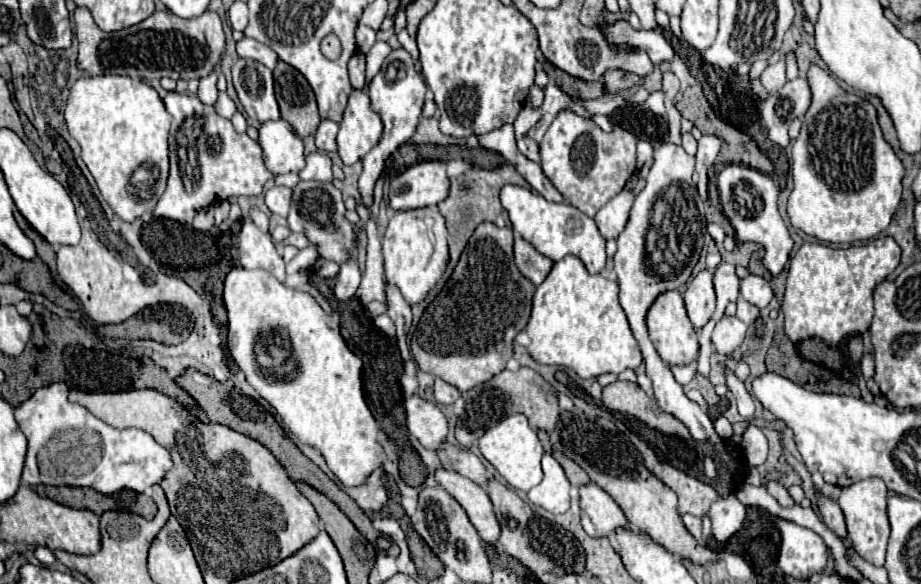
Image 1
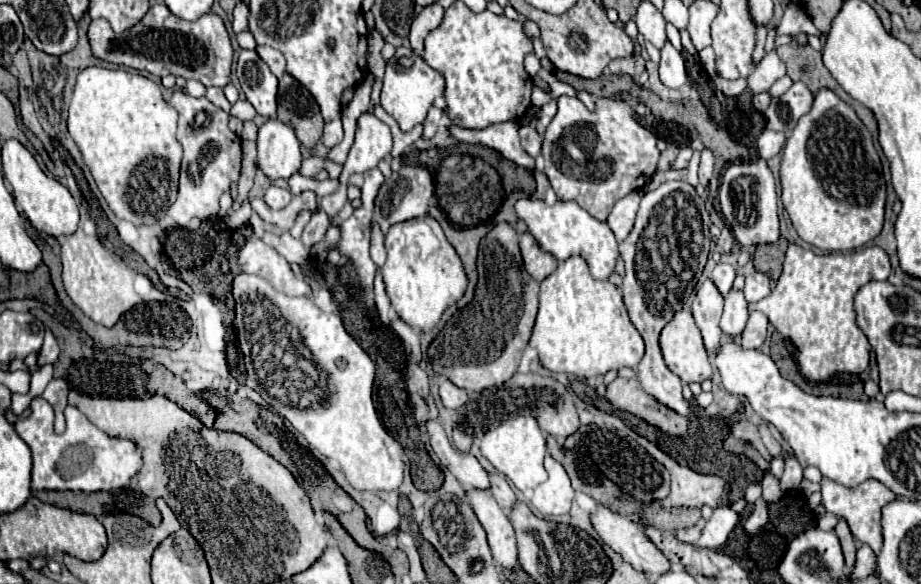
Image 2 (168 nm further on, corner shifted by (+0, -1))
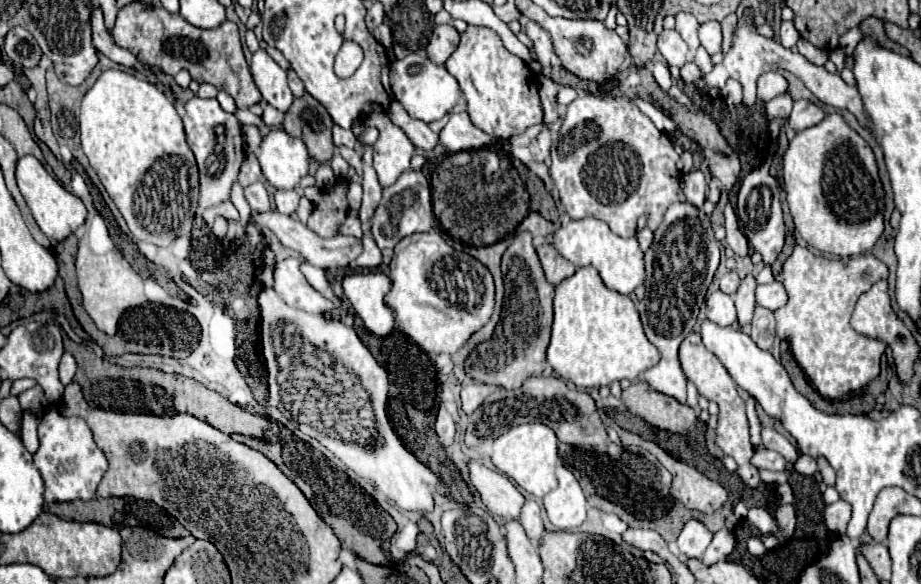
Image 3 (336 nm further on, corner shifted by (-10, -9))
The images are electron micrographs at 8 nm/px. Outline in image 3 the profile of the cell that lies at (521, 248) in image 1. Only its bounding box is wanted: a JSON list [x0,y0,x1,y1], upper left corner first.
[536,243,576,285]

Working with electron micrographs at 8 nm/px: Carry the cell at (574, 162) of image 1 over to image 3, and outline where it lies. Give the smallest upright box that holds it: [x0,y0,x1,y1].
[550,93,684,237]

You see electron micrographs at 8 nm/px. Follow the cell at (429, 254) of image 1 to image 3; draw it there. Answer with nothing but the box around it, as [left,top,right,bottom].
[386,233,494,353]

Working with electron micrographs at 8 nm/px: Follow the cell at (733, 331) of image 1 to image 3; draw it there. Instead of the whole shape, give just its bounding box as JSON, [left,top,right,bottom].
[734,275,756,327]

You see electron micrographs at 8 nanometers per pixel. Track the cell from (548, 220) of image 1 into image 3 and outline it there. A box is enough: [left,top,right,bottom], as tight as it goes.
[552,217,644,295]

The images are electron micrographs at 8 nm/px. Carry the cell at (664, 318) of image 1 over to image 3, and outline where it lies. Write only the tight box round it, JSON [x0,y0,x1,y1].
[680,333,760,487]

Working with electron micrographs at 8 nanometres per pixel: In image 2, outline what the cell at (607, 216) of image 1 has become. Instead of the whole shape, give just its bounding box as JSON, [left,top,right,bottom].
[606,191,642,243]

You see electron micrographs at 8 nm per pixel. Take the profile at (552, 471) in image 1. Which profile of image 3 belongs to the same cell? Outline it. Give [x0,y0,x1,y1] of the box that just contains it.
[544,465,588,531]

